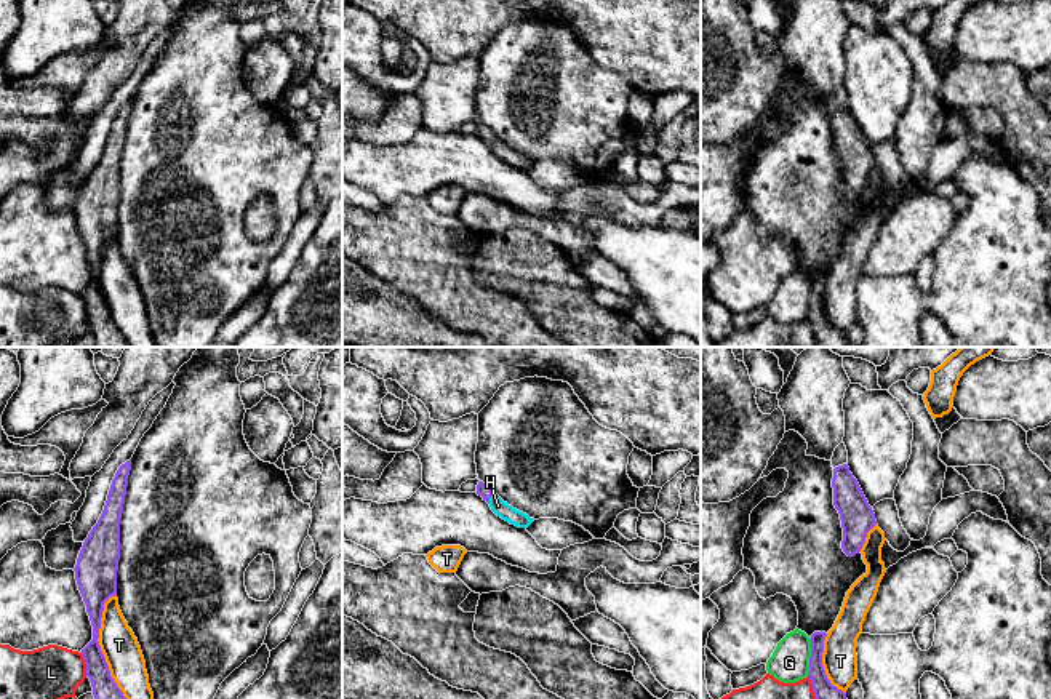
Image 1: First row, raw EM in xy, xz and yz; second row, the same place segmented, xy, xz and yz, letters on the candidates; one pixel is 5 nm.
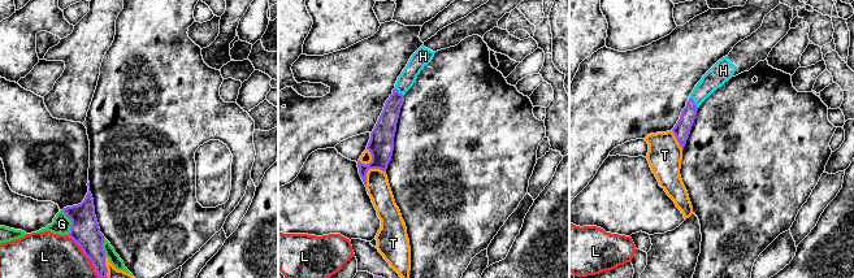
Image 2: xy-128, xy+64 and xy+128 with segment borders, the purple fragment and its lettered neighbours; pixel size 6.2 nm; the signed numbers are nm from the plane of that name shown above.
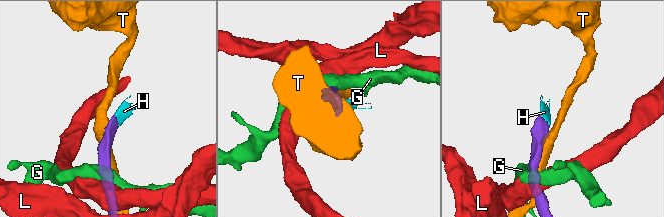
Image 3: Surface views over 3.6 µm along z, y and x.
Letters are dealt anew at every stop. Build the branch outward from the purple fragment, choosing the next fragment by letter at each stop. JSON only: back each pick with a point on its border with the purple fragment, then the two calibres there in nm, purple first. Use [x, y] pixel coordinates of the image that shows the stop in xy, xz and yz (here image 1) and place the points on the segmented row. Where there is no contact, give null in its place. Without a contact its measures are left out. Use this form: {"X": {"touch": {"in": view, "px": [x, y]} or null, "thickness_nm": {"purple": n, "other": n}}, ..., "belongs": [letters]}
{"H": {"touch": {"in": "xz", "px": [490, 496]}, "thickness_nm": {"purple": 70, "other": 80}}, "belongs": ["H"]}

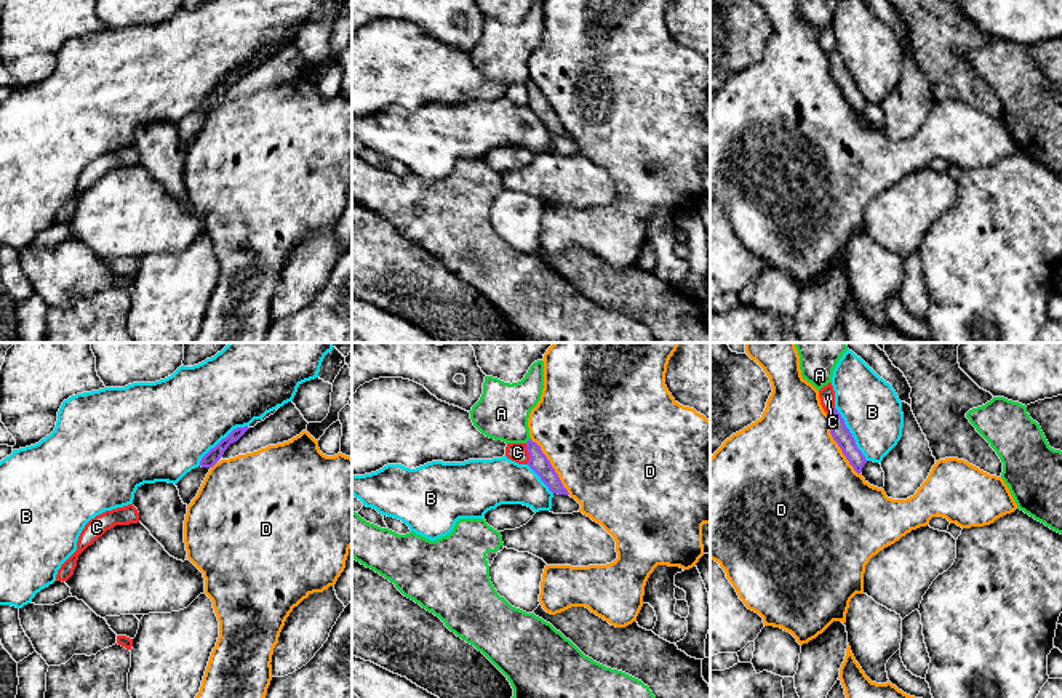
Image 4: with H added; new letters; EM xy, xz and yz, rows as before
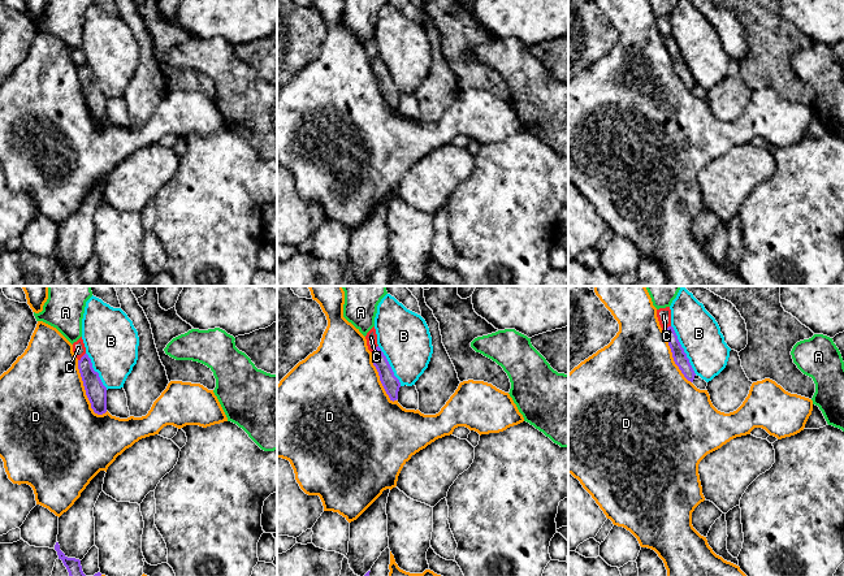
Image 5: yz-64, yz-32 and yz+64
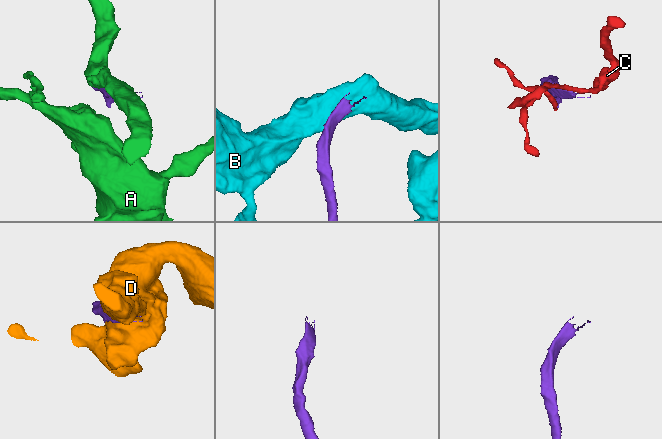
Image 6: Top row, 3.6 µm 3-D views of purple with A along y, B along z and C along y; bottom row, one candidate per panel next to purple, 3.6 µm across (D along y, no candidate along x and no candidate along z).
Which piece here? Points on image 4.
{"belongs": []}

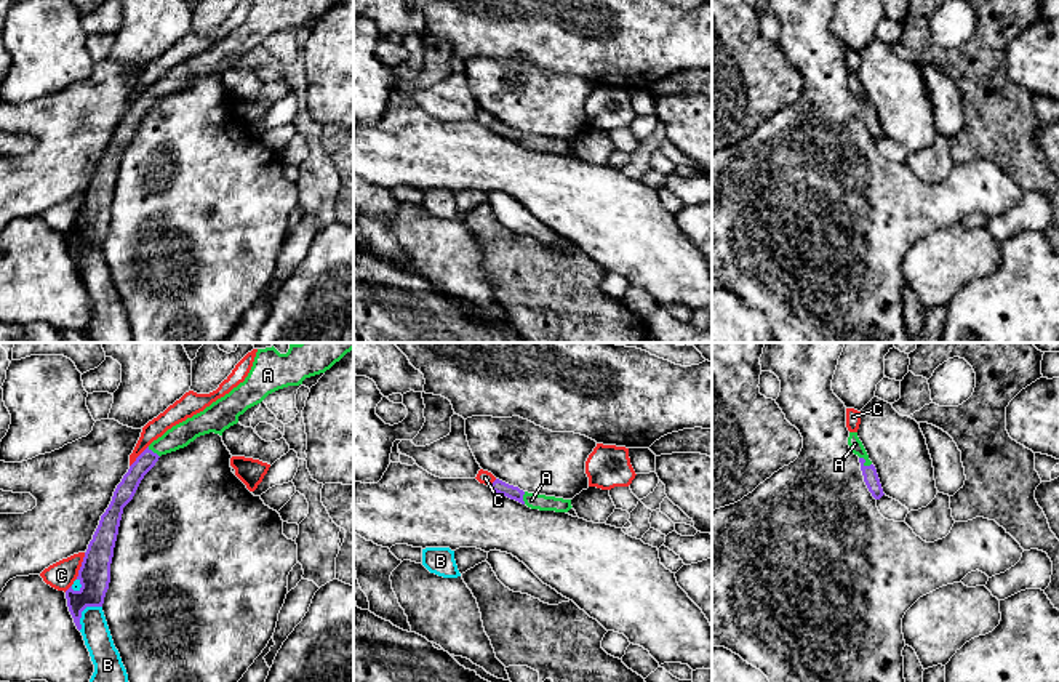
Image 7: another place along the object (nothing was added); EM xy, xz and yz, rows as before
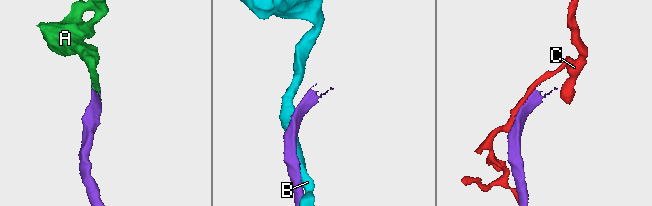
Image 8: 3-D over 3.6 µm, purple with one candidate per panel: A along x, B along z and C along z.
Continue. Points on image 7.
{"A": {"touch": {"in": "yz", "px": [864, 461]}, "thickness_nm": {"purple": 80, "other": 70}}, "belongs": ["A"]}

